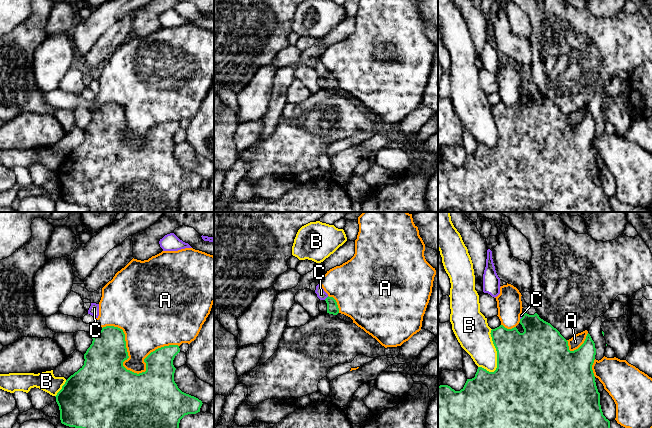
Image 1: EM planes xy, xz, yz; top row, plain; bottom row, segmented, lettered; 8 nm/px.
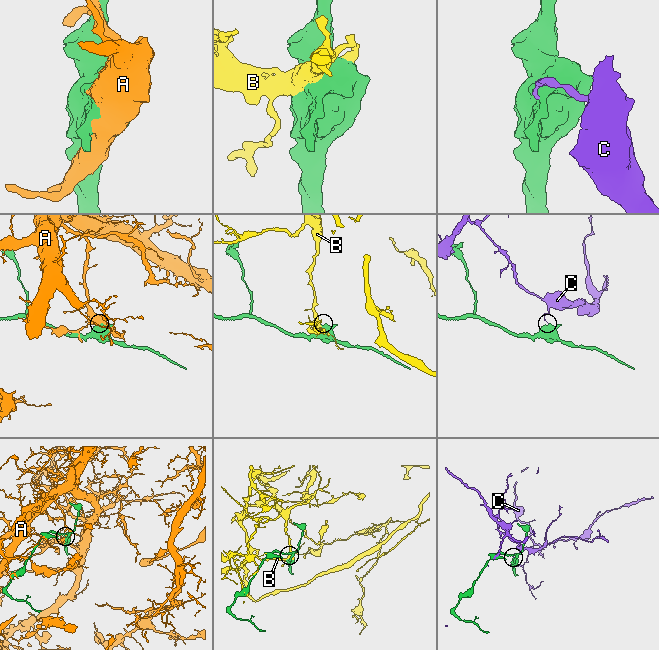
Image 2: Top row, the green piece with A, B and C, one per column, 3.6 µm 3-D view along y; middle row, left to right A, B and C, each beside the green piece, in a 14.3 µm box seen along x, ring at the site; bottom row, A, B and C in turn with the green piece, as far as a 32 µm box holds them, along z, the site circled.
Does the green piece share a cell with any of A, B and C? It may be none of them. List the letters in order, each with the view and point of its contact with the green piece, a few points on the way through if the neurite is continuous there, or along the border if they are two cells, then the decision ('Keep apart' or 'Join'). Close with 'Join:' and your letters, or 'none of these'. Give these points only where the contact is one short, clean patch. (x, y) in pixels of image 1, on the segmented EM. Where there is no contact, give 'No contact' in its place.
A: Touches green at xy (129, 370). Keep apart
B: Touches green at yz (497, 352). Keep apart
C: Touches green at xz (327, 297). Boundary: xz (328, 296), (324, 299). Keep apart
Join: none of these

